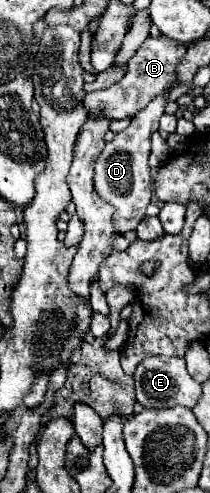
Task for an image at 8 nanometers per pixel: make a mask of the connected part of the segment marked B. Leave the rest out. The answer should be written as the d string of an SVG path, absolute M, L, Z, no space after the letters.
M166 36L146 38L142 42L142 46L138 48L138 52L130 58L126 76L106 90L96 90L96 92L86 94L84 106L88 108L88 112L92 116L98 114L98 116L106 116L110 120L120 120L120 118L128 118L128 116L132 118L136 112L146 108L146 104L154 96L168 92L168 88L176 82L176 66L184 54L186 54L186 46L180 42L174 42Z

